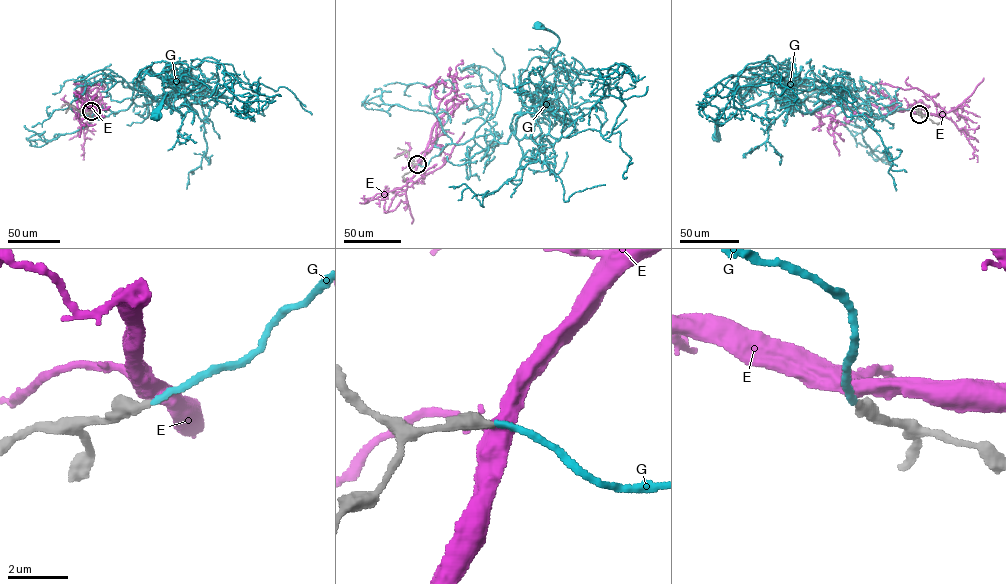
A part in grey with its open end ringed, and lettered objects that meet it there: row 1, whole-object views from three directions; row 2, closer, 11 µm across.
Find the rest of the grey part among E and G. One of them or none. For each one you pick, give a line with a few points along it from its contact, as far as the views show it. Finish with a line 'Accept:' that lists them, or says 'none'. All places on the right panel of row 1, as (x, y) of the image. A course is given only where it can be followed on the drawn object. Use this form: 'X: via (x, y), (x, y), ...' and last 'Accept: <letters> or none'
G: via (919, 115), (900, 109), (880, 118), (851, 92), (811, 113), (775, 93), (722, 109), (715, 137)
Accept: G

